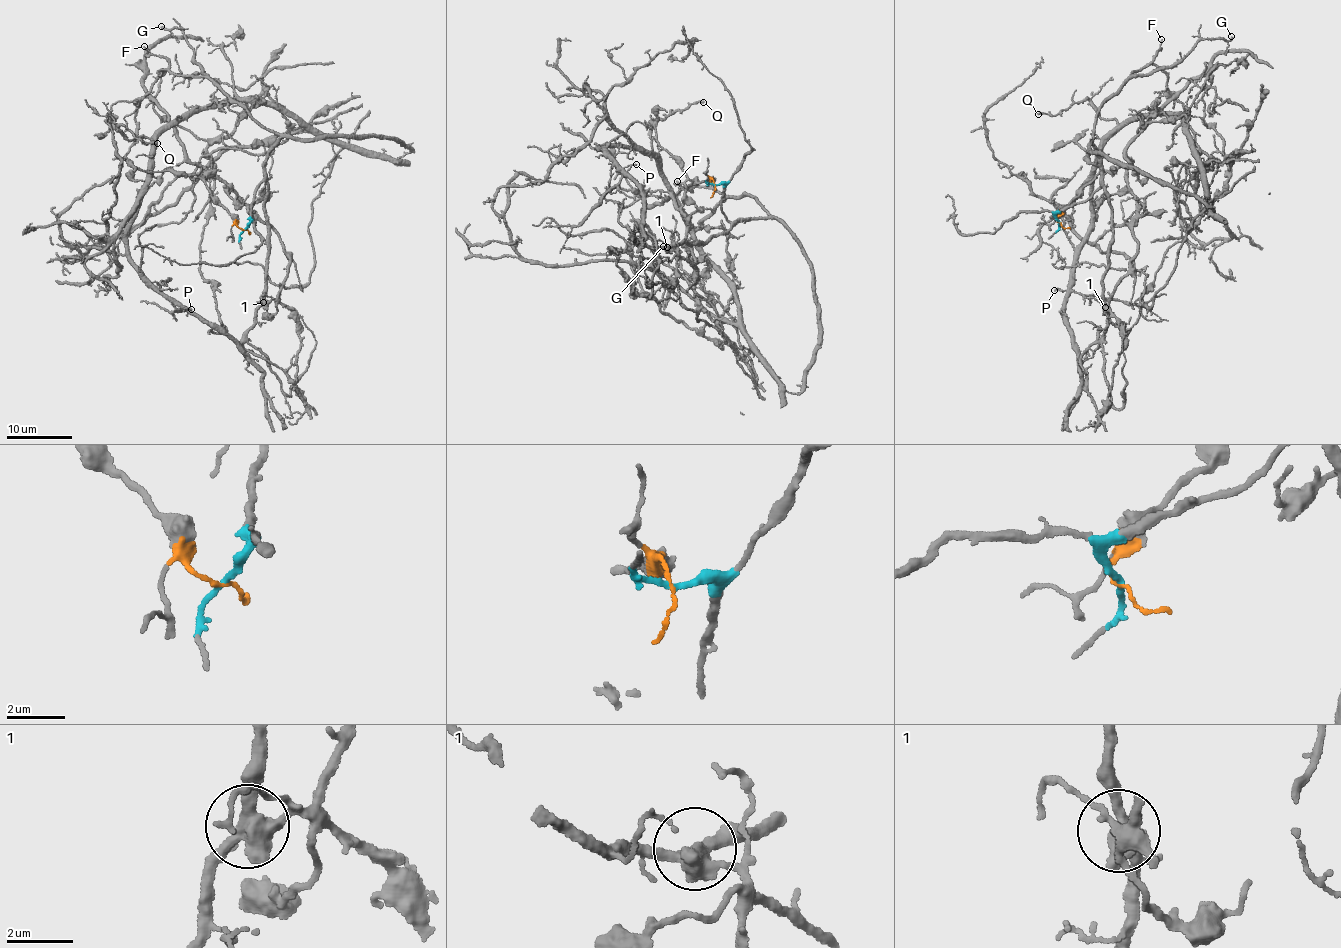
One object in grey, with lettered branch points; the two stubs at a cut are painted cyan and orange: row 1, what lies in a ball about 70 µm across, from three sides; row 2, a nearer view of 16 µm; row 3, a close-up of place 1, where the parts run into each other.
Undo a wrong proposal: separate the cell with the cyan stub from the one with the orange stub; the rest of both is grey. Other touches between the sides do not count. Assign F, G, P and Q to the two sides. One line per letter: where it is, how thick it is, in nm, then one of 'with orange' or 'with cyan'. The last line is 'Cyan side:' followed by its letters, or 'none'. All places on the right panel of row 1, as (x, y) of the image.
F: place (1161, 39); calibre 110 nm; with cyan
G: place (1231, 36); calibre 220 nm; with cyan
P: place (1054, 290); calibre 120 nm; with cyan
Q: place (1038, 114); calibre 180 nm; with cyan
Cyan side: F, G, P, Q

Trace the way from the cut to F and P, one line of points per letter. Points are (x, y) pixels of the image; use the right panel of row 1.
F: (1059, 222), (1058, 213), (1082, 203), (1101, 184), (1099, 157), (1092, 142), (1100, 108), (1154, 59), (1162, 40)
P: (1059, 222), (1058, 213), (1106, 191), (1107, 328), (1083, 357), (1070, 338), (1065, 292), (1053, 290)

